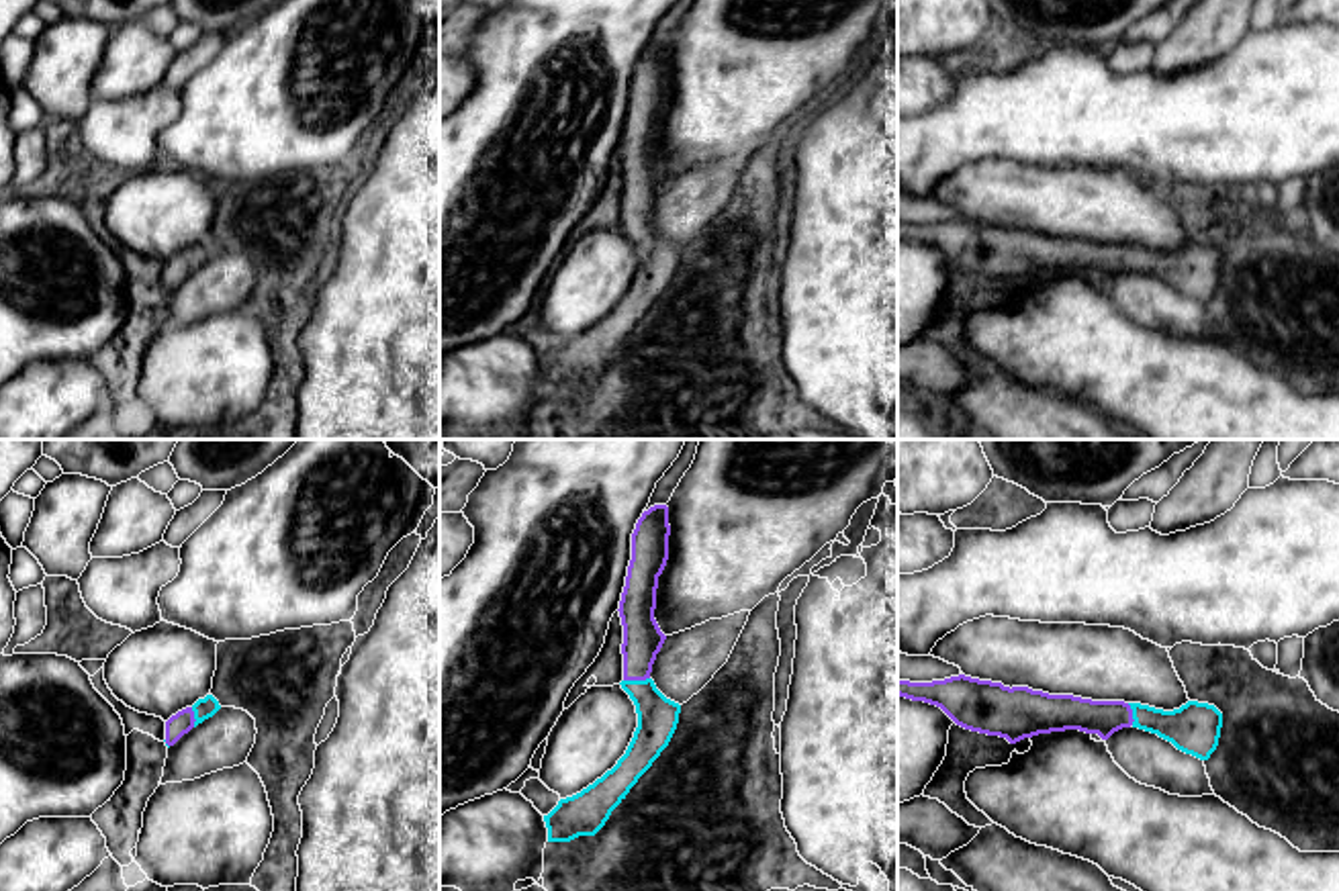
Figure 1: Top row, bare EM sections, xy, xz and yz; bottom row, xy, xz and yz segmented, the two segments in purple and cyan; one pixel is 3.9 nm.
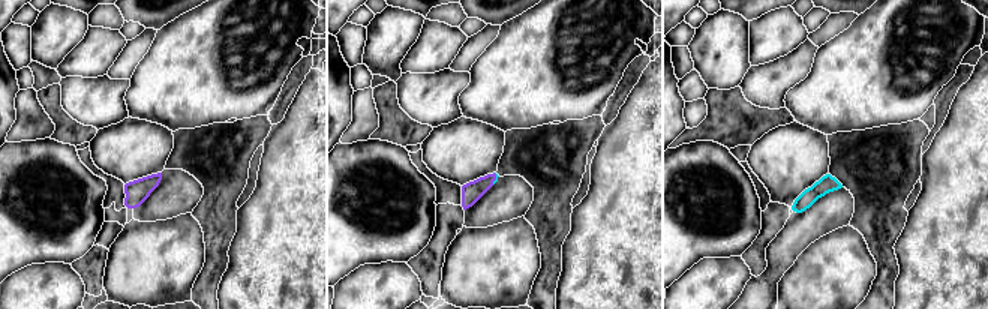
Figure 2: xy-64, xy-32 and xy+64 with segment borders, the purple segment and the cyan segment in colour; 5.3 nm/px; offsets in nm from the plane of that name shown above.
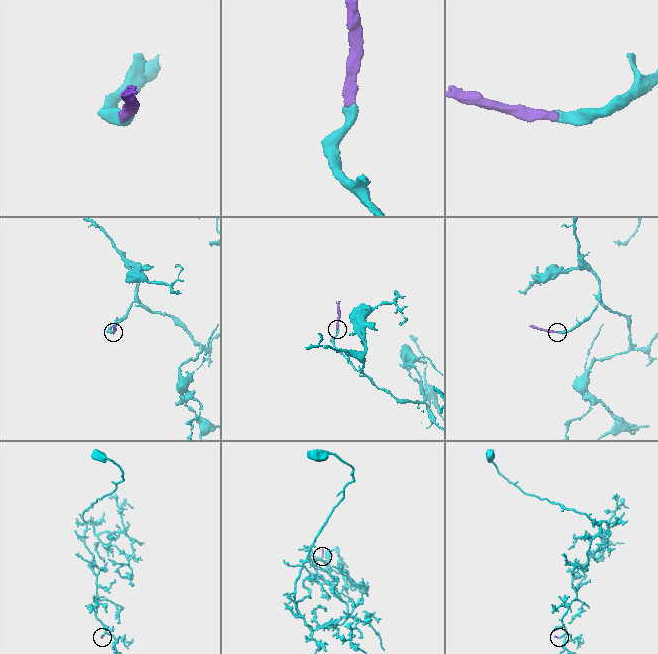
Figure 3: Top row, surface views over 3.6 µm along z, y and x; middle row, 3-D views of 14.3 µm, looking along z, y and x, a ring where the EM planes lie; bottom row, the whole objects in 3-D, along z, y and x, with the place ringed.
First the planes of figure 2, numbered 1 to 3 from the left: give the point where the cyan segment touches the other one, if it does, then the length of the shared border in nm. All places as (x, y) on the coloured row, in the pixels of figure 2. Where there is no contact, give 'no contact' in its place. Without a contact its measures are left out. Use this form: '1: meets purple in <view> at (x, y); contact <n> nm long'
1: no contact
2: meets purple in xy-32 at (495, 179); contact 70 nm long
3: no contact

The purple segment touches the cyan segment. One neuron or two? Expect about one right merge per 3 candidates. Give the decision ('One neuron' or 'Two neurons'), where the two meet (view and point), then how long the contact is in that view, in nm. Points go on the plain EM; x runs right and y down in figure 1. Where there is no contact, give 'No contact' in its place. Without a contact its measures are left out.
One neuron. Touches purple at xz (636, 221). Shared border 110 nm

